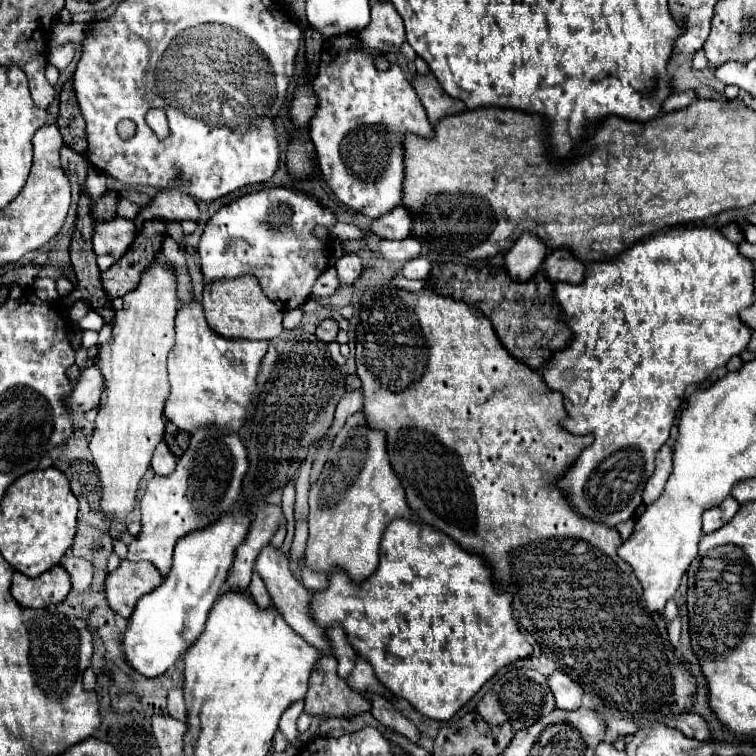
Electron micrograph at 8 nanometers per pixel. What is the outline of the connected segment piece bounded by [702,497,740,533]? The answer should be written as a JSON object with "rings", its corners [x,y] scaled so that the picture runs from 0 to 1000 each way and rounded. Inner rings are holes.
{"rings":[[[963,657],[958,660],[950,671],[942,671],[937,673],[931,681],[929,681],[929,702],[931,705],[942,705],[947,700],[952,700],[955,694],[960,694],[976,676],[979,665],[971,660],[971,657]]]}

